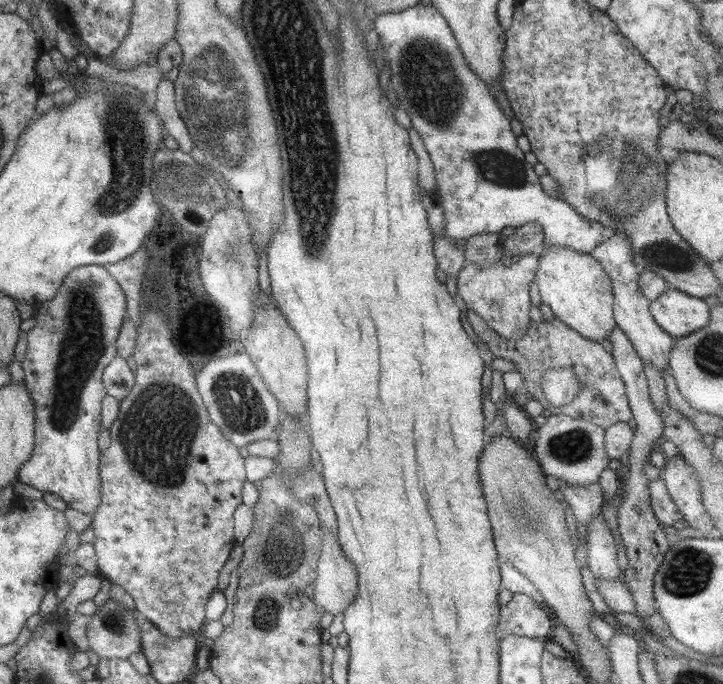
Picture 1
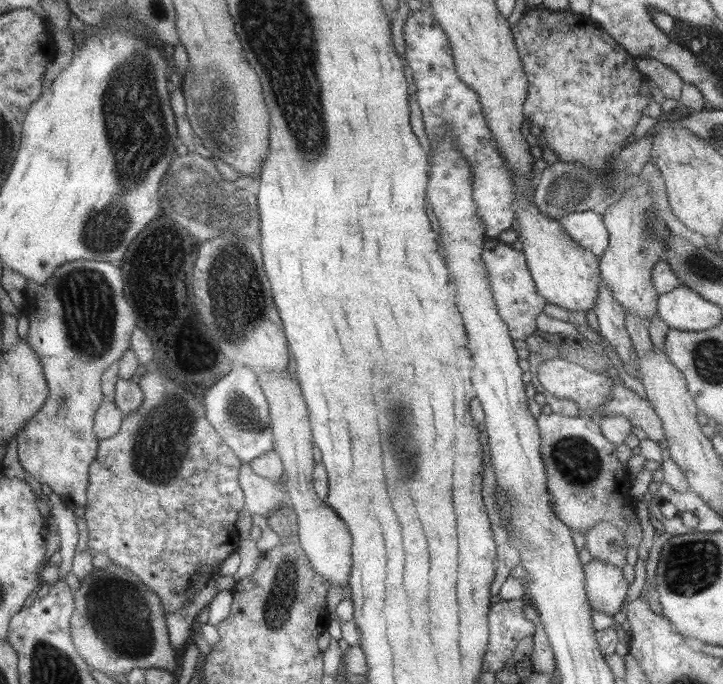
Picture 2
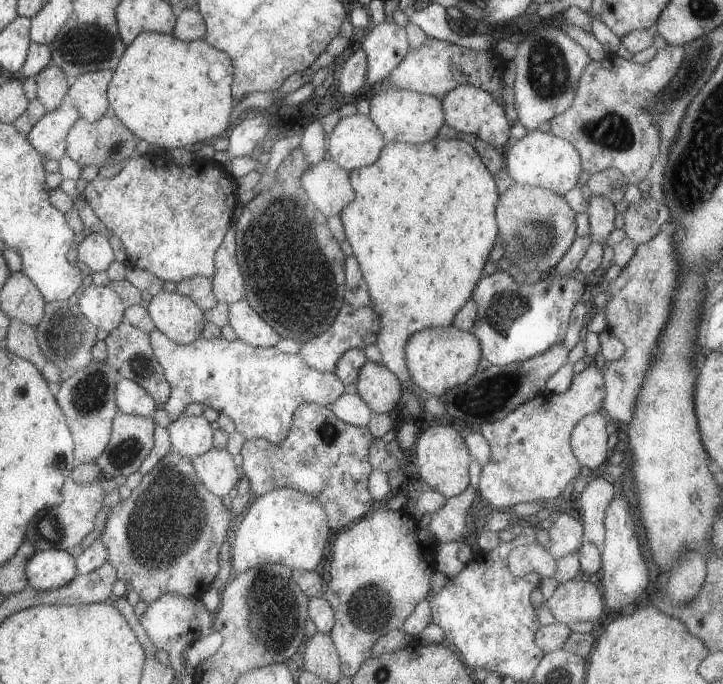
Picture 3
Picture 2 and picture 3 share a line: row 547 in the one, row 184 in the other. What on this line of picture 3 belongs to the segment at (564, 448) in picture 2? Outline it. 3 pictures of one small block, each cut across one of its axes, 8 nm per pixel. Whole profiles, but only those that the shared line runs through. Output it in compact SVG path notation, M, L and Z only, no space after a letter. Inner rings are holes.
M667 44L646 64L609 54L602 61L591 60L584 68L571 106L549 121L551 134L564 138L578 152L582 171L594 175L614 168L629 185L647 178L661 143L656 120L651 116L651 100L676 75L684 54L684 46Z

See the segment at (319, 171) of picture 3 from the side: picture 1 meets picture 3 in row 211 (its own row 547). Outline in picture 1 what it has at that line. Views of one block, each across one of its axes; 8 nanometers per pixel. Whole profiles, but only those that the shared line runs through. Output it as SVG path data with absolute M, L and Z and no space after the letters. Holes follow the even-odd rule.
M322 528L320 560L316 567L316 579L314 579L315 604L317 608L322 608L323 612L332 616L343 613L350 607L354 597L358 596L358 571L354 563L342 552L339 538L328 529Z

